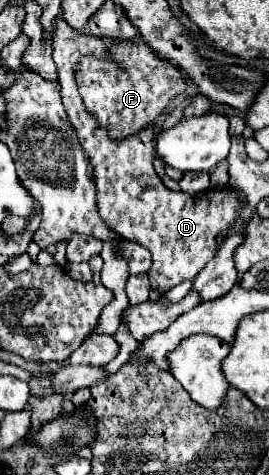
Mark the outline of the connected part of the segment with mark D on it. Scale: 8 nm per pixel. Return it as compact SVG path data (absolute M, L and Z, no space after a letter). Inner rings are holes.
M59 17L55 21L53 35L53 61L59 73L57 81L61 85L65 113L69 117L69 123L75 127L77 137L93 165L93 177L97 187L97 211L101 219L123 239L139 243L151 251L153 267L149 269L149 279L155 289L167 291L185 279L193 281L195 275L207 265L207 261L213 259L217 251L215 235L227 233L227 227L235 221L235 215L239 215L243 207L243 199L231 189L209 189L201 193L199 199L183 191L169 191L153 169L155 157L149 155L155 153L155 123L147 125L131 137L125 137L119 143L109 139L107 129L101 127L99 121L85 109L83 99L77 93L77 83L73 77L75 67L79 59L87 55L107 59L109 47L99 37L71 29L63 21L63 17Z

